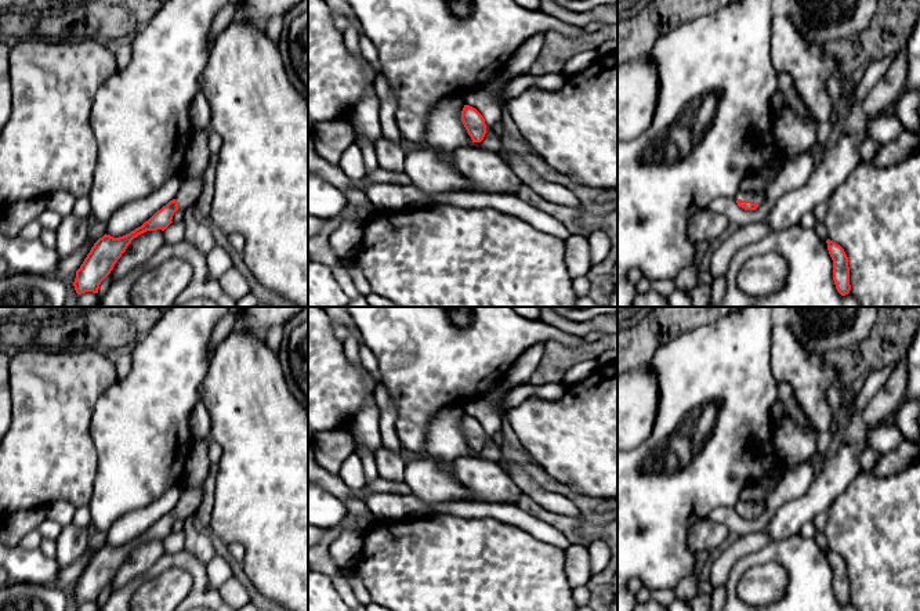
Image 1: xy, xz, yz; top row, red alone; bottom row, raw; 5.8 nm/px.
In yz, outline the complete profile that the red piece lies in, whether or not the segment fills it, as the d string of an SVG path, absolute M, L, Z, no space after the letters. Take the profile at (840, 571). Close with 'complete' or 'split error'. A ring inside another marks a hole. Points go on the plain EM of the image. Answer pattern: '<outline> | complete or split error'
M827 549L826 553L829 564L833 570L833 590L836 599L841 605L845 605L851 600L848 567L844 558L836 552Z | complete

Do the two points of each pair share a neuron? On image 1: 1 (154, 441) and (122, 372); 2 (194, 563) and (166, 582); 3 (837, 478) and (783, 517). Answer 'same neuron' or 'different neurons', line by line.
1: different neurons
2: different neurons
3: same neuron

